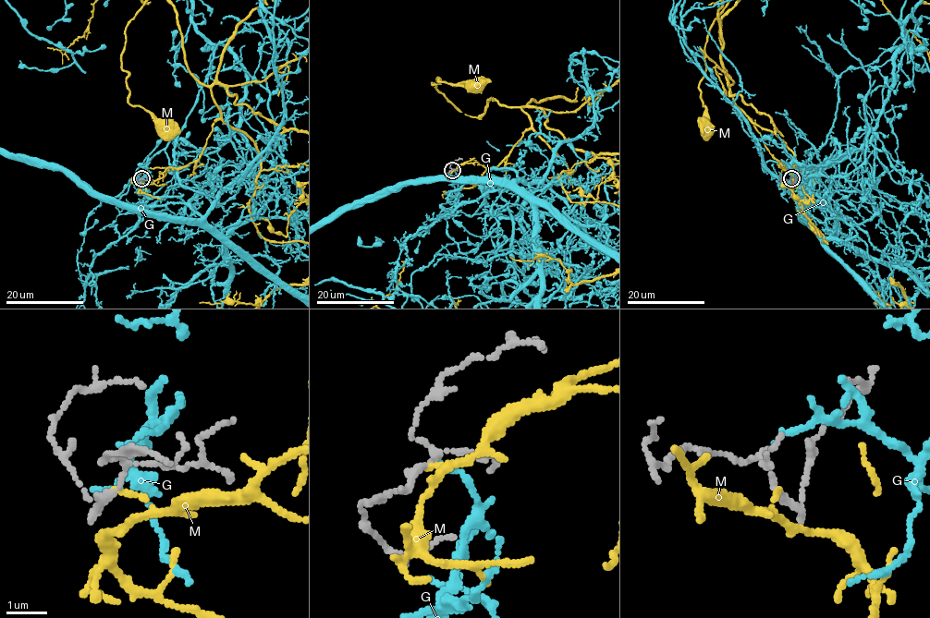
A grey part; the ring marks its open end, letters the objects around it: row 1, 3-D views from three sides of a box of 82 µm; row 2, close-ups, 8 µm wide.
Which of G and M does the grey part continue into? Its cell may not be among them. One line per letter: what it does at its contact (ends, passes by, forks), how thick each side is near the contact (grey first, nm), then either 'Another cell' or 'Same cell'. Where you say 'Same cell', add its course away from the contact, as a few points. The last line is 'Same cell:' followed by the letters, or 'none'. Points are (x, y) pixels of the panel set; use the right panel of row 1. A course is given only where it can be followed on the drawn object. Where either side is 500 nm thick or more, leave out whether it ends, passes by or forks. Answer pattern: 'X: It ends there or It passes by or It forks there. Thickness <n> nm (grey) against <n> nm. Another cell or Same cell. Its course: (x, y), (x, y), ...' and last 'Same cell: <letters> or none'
G: It ends there. Thickness 100 nm (grey) against 110 nm. Same cell
M: It ends there. Thickness 130 nm (grey) against 110 nm. Another cell
Same cell: G

